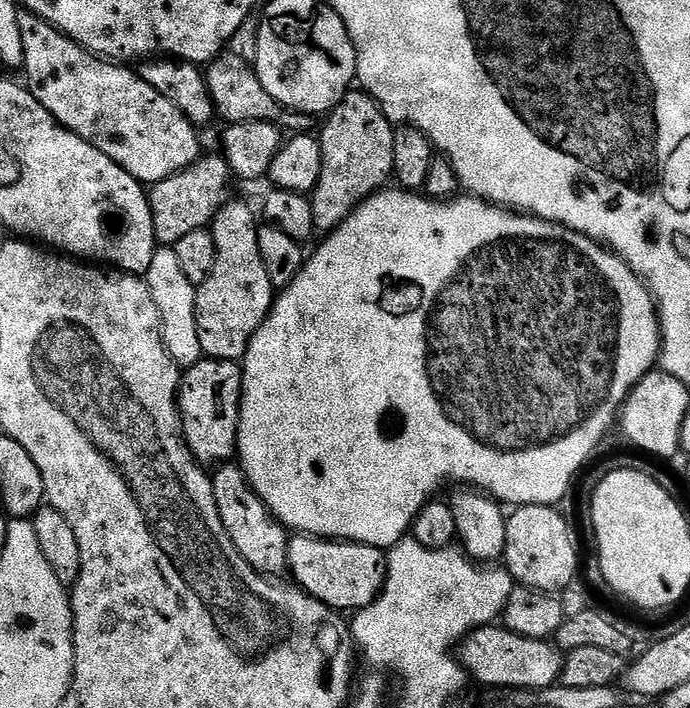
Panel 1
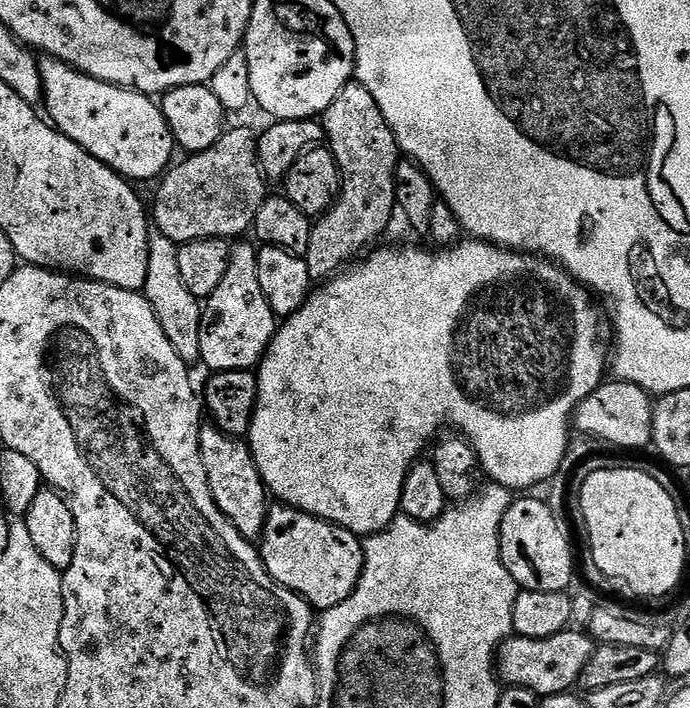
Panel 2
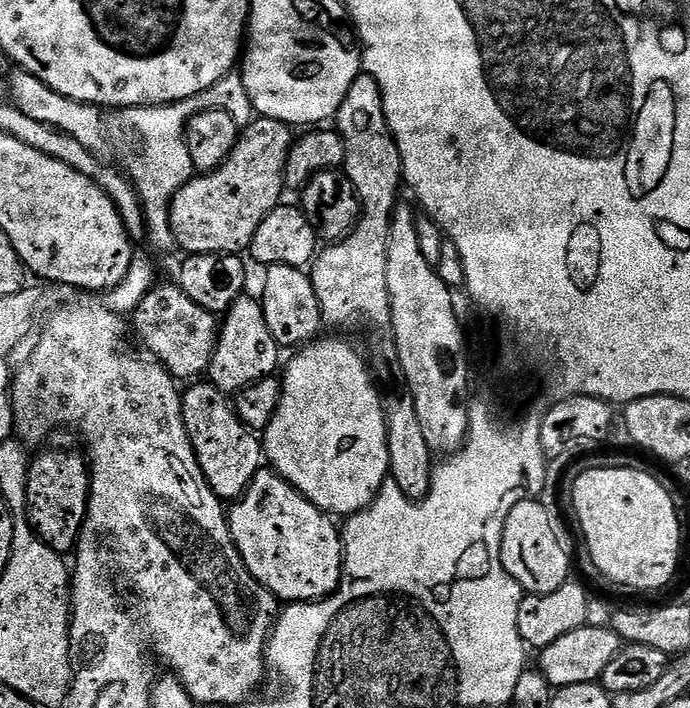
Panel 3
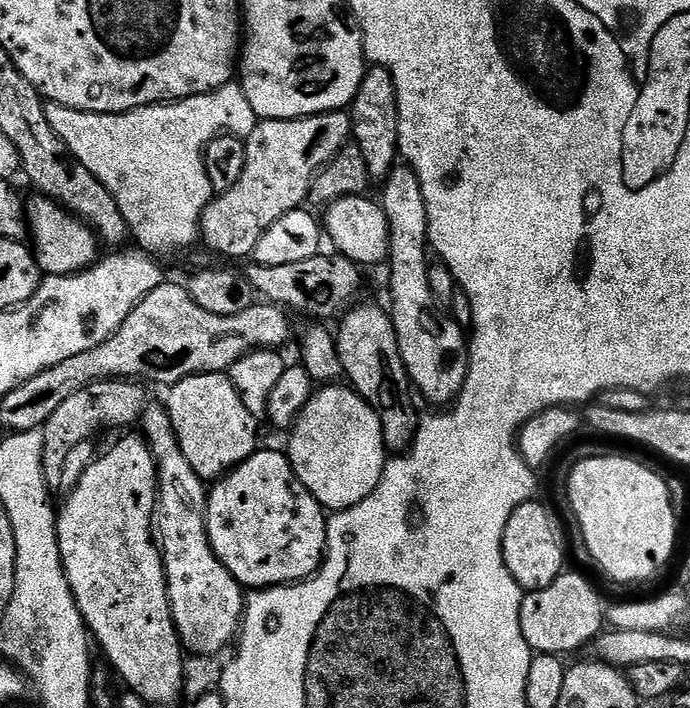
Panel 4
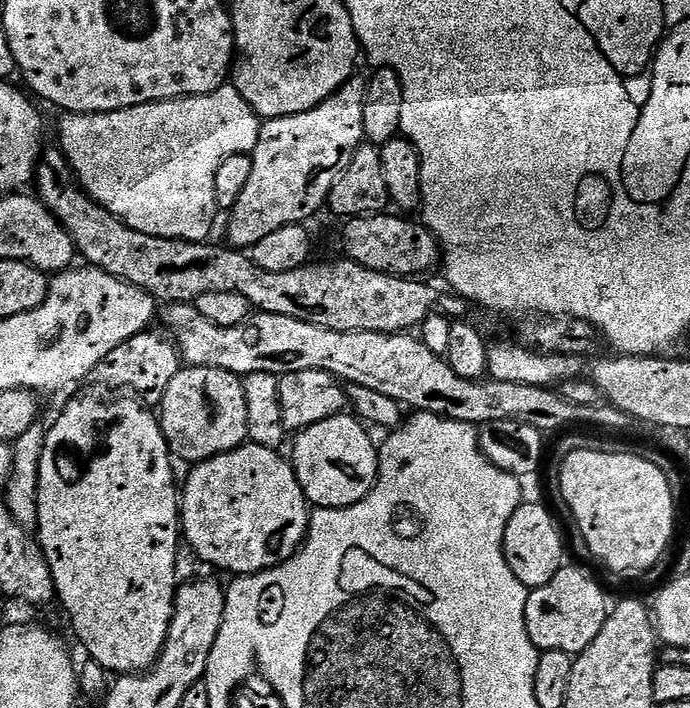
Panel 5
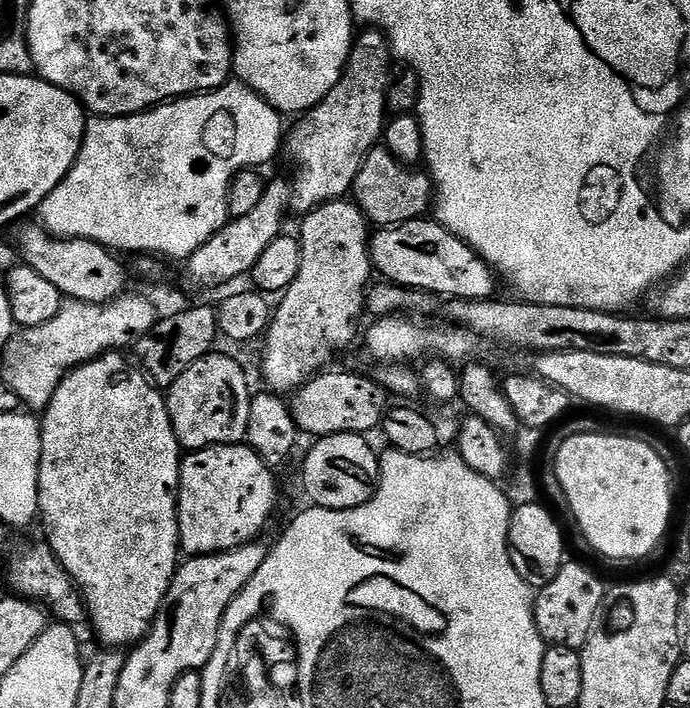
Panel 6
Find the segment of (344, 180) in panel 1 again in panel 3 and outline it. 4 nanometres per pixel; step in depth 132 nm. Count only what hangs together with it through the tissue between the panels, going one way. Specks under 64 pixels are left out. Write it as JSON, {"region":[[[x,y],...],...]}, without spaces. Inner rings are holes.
{"region":[[[362,74],[354,78],[350,90],[346,90],[346,98],[334,117],[335,131],[339,132],[344,143],[344,162],[342,171],[354,186],[356,197],[360,200],[360,219],[352,228],[352,233],[344,240],[327,245],[328,248],[319,253],[310,265],[312,285],[318,294],[320,309],[324,315],[324,324],[337,324],[340,328],[384,328],[392,323],[392,307],[390,306],[390,290],[386,282],[386,258],[390,258],[390,222],[398,203],[404,167],[398,154],[396,139],[392,136],[390,126],[386,122],[382,90],[373,76]]]}

